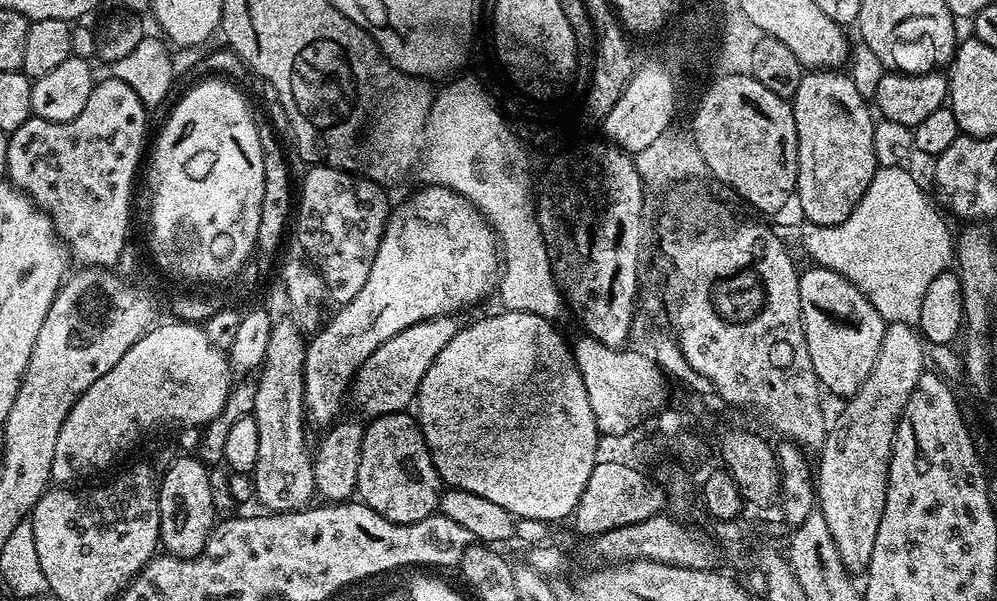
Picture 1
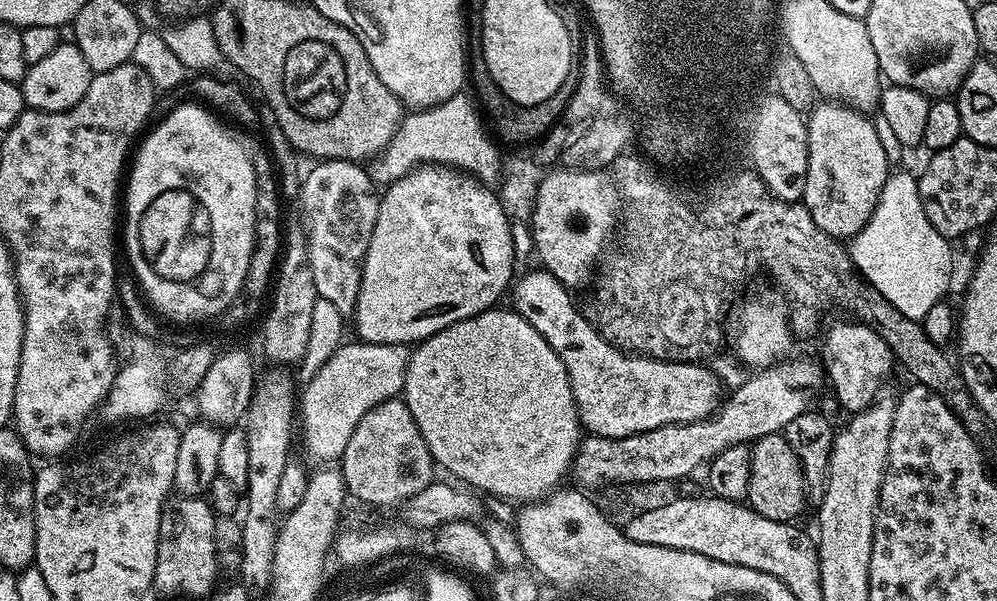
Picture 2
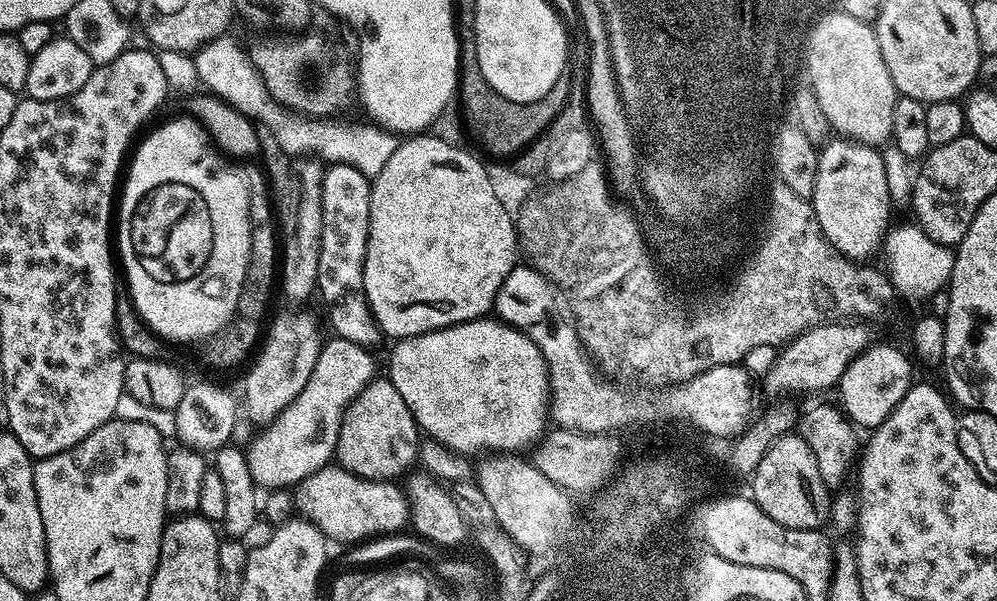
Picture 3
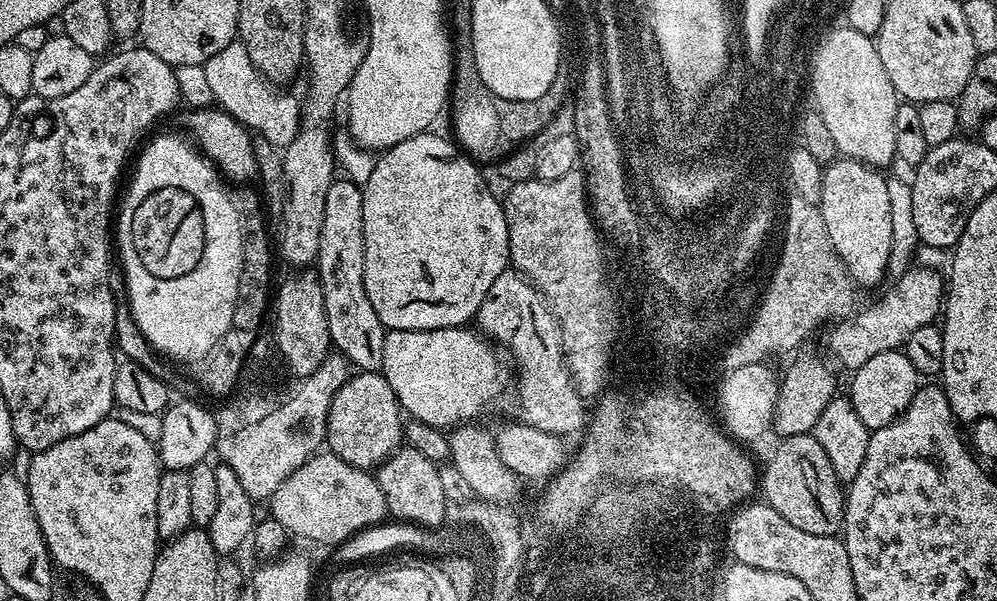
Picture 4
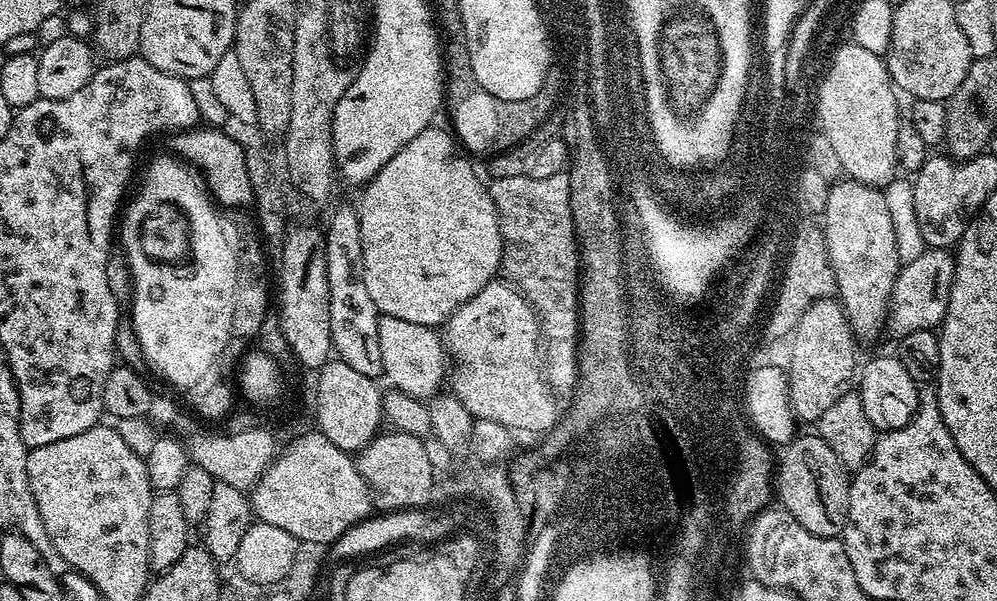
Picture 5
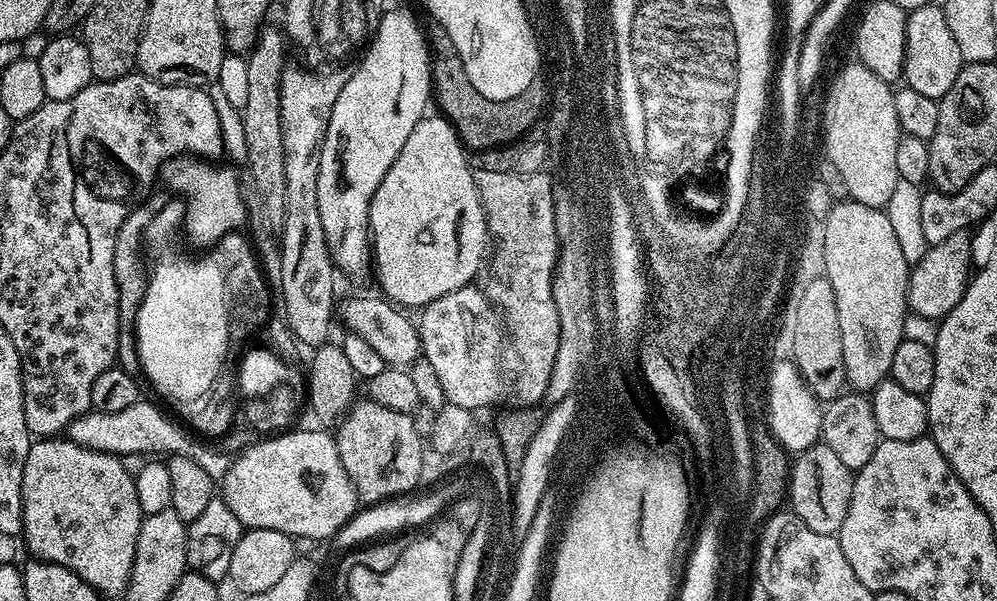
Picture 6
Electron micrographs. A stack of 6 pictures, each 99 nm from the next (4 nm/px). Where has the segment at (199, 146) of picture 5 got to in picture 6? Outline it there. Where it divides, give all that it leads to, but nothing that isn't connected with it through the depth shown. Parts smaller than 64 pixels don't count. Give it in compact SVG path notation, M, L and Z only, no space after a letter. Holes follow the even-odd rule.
M182 155L164 160L160 167L159 181L166 182L170 189L184 199L183 231L187 241L198 247L195 249L206 250L208 246L217 245L224 235L241 229L241 225L244 226L247 221L244 190L238 182L237 169L226 166L218 167L218 164L201 157Z

